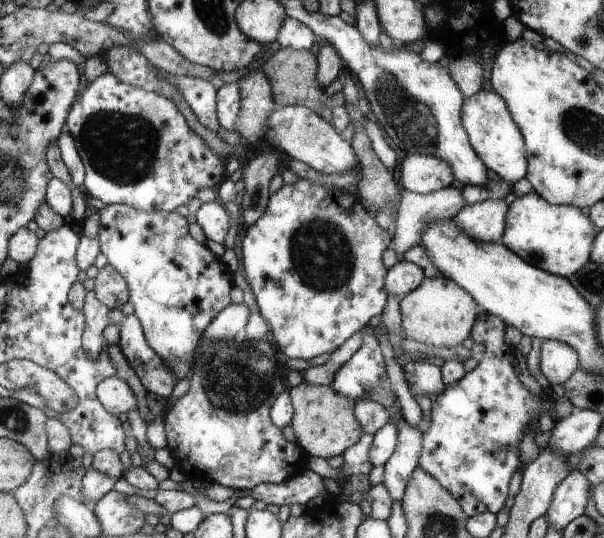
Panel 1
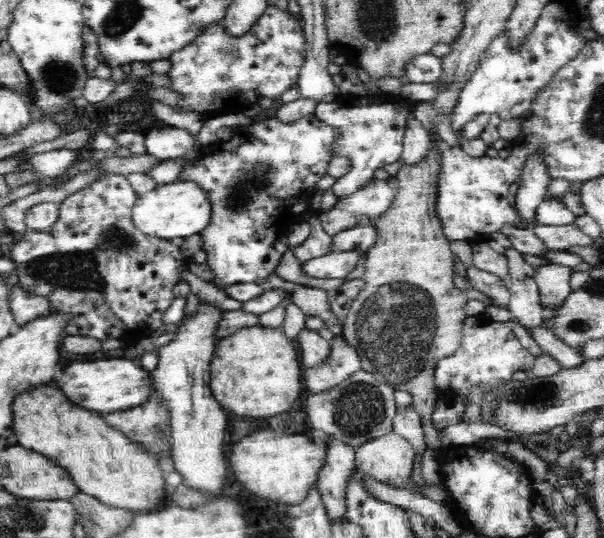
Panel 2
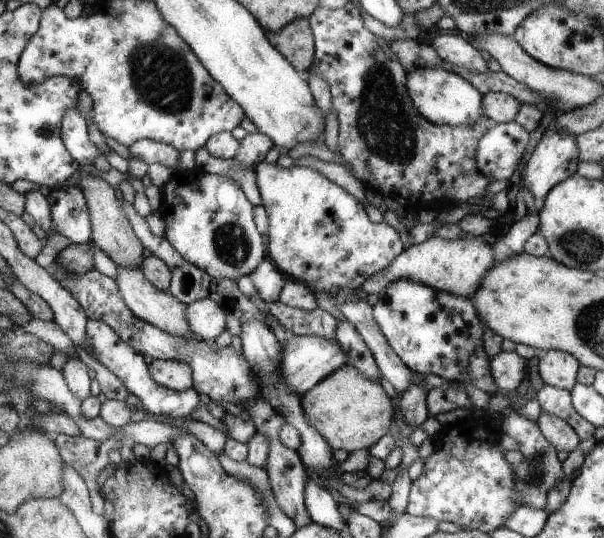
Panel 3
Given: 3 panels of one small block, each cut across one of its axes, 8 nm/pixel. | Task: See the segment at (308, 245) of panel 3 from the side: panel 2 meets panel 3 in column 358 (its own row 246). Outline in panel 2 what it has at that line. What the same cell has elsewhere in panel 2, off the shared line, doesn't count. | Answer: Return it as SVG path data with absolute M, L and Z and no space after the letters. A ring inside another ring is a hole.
M315 114L299 117L294 121L282 121L278 120L275 116L271 119L264 120L264 122L255 122L248 126L235 127L232 130L229 138L223 137L220 140L205 146L200 150L198 159L192 161L191 164L184 166L179 173L178 179L182 181L190 181L196 183L202 187L204 195L211 201L211 220L207 222L206 228L202 229L202 242L201 248L204 248L208 252L208 266L214 270L216 274L216 280L214 280L214 286L218 287L218 290L224 291L227 286L232 284L240 284L244 282L255 282L262 285L265 280L274 273L278 264L281 263L282 257L285 255L288 244L288 234L290 234L290 228L298 222L304 221L304 214L315 214L316 211L312 210L311 199L314 197L316 183L328 174L328 166L334 156L334 144L338 144L338 138L340 138L340 128L334 127L334 125L326 124L325 121L320 120Z

